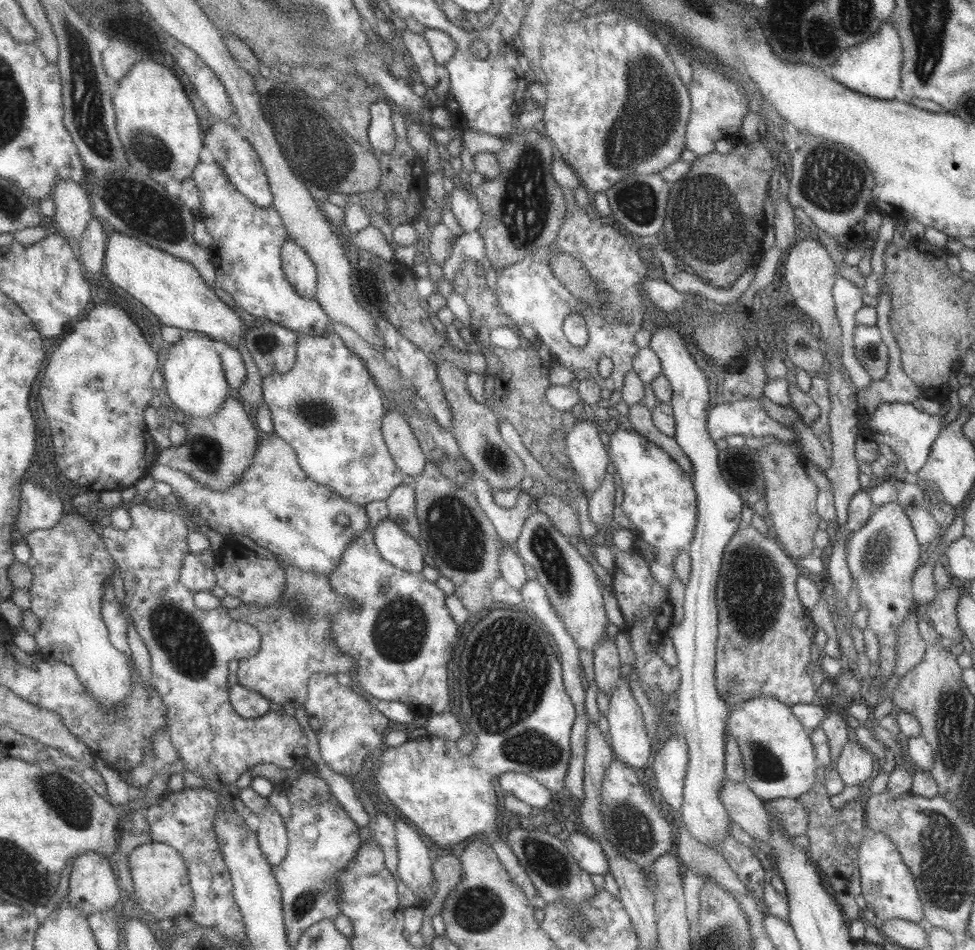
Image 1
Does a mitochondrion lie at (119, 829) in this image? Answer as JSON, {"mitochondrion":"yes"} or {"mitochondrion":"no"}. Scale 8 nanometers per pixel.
{"mitochondrion":"no"}

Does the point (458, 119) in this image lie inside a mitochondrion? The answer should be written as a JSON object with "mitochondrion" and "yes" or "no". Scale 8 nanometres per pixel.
{"mitochondrion":"no"}

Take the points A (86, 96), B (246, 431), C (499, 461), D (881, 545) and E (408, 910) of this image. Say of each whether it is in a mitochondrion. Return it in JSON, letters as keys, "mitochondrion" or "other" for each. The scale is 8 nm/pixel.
{"A":"mitochondrion","B":"other","C":"mitochondrion","D":"mitochondrion","E":"other"}

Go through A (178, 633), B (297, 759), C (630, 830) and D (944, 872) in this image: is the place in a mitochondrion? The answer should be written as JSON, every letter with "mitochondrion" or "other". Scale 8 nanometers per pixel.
{"A":"mitochondrion","B":"other","C":"mitochondrion","D":"mitochondrion"}

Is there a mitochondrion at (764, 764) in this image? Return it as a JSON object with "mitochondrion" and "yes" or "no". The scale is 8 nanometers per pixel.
{"mitochondrion":"yes"}

